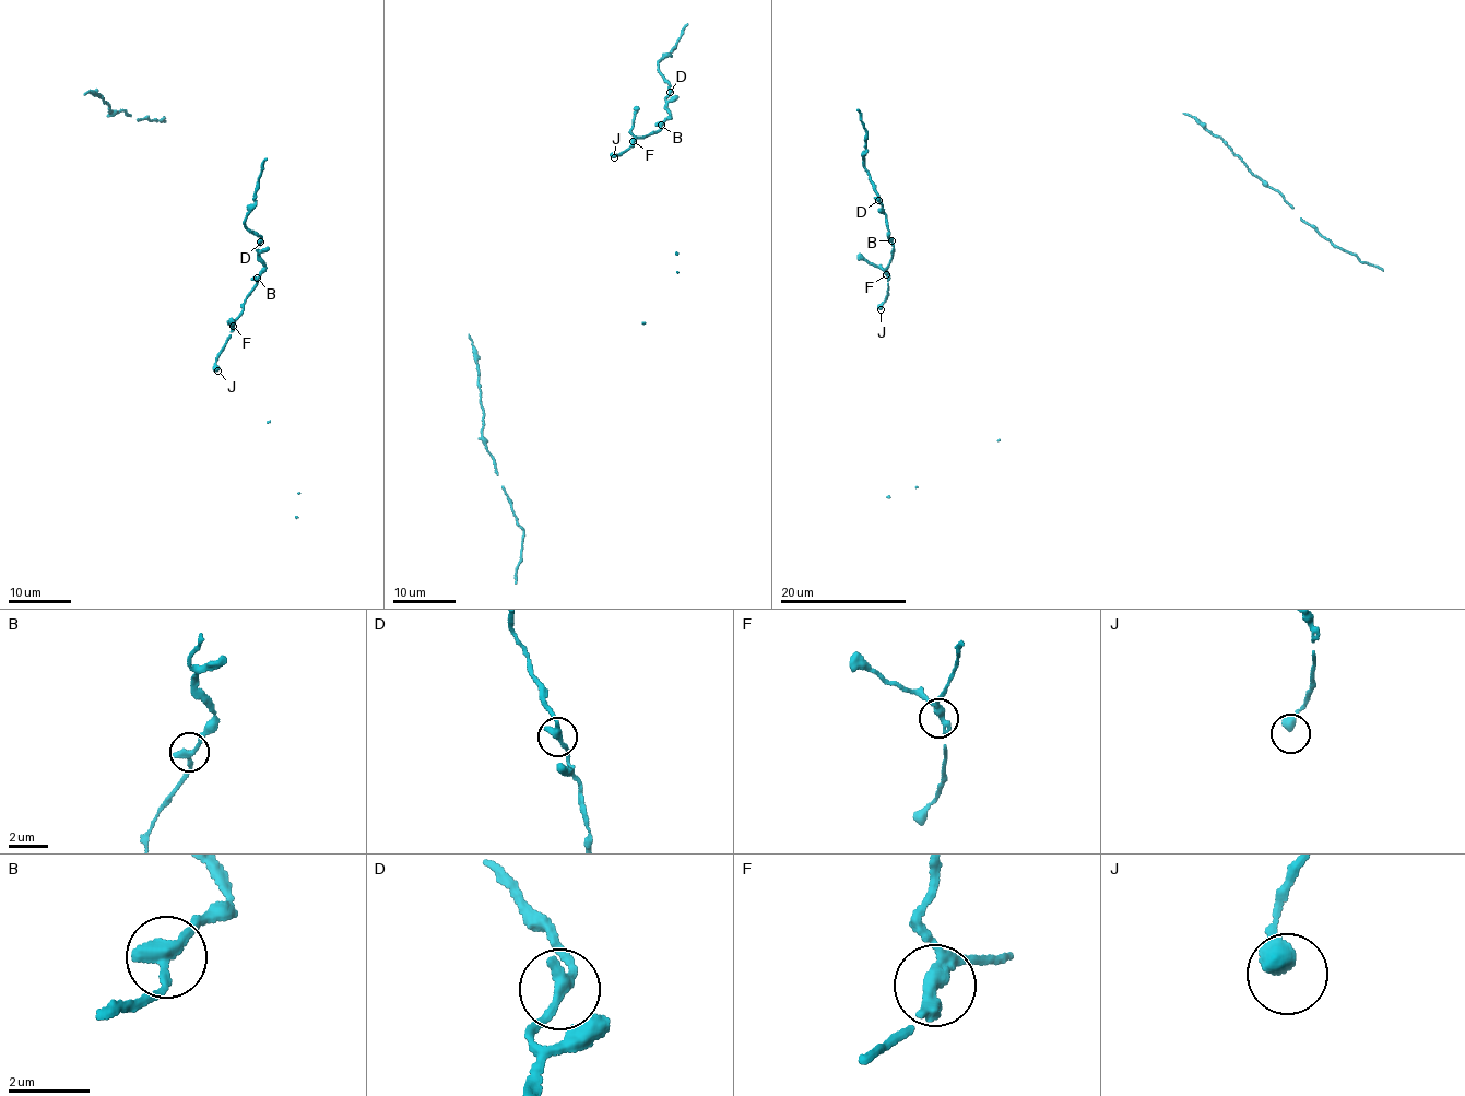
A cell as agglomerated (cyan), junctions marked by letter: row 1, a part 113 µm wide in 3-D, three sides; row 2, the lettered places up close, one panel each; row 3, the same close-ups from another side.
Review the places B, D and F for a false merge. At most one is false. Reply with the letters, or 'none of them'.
none of them

